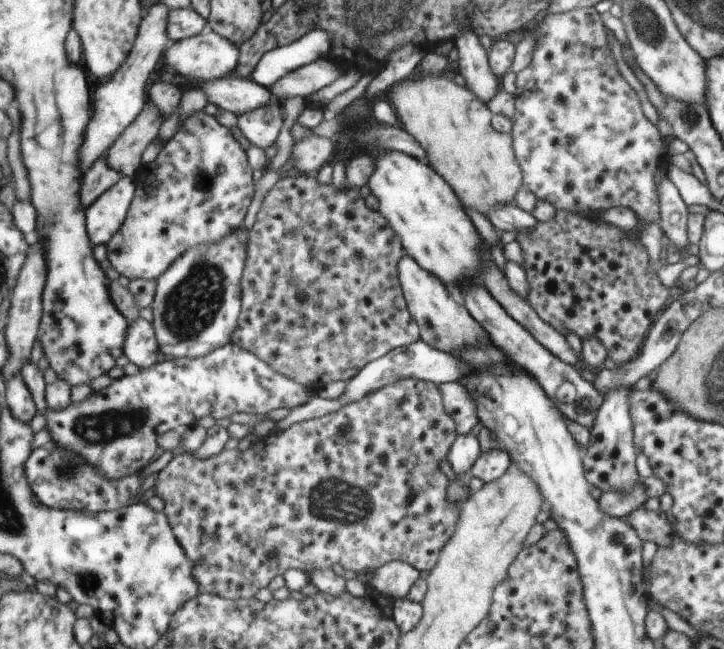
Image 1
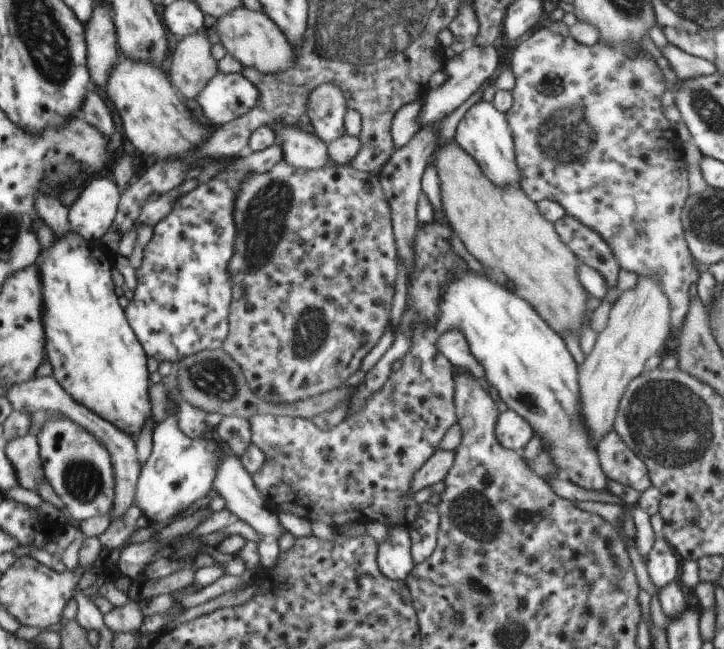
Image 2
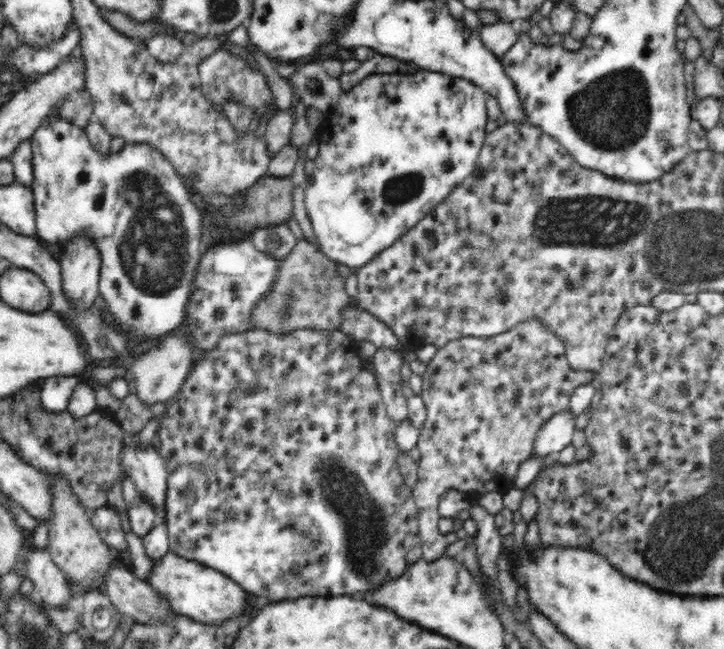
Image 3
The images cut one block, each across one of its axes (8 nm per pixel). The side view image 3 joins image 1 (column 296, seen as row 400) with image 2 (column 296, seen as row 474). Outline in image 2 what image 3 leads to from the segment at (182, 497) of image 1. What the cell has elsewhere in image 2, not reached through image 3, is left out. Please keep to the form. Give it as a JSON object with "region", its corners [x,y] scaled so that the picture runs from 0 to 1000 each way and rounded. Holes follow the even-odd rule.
{"region":[[[581,498],[573,501],[570,507],[570,533],[564,539],[562,545],[558,547],[552,569],[547,573],[540,573],[530,595],[526,595],[521,606],[512,609],[506,618],[506,622],[496,633],[492,633],[488,639],[478,641],[471,652],[457,663],[442,663],[434,655],[431,646],[402,643],[392,638],[363,639],[358,635],[341,646],[347,663],[347,684],[354,686],[366,700],[366,713],[362,716],[362,721],[347,733],[363,767],[378,770],[381,780],[387,780],[388,789],[403,790],[430,803],[448,803],[459,812],[475,810],[475,807],[489,804],[489,801],[494,801],[494,798],[525,803],[536,810],[536,814],[550,806],[555,807],[558,798],[561,798],[564,773],[566,773],[566,764],[562,758],[566,757],[568,746],[572,743],[572,733],[577,730],[584,715],[606,693],[606,684],[615,670],[615,664],[626,653],[630,653],[630,589],[624,586],[624,582],[627,582],[627,579],[624,579],[624,561],[622,561],[623,555],[619,555],[619,550],[613,549],[612,544],[606,541],[602,524],[606,524],[606,521],[599,504],[588,504]]]}

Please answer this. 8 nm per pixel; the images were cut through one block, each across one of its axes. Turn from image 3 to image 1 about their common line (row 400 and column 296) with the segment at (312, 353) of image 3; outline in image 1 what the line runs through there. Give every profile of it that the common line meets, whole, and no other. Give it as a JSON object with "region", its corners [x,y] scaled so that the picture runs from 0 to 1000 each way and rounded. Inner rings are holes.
{"region":[[[403,263],[383,279],[367,299],[355,327],[354,342],[344,356],[347,368],[343,370],[343,419],[337,419],[337,493],[331,493],[331,512],[326,512],[326,524],[320,527],[352,545],[380,575],[438,606],[454,589],[481,587],[494,578],[515,555],[523,553],[535,542],[544,541],[546,536],[564,535],[580,522],[581,508],[577,496],[568,485],[561,458],[557,455],[555,435],[551,431],[550,410],[555,399],[557,378],[552,376],[554,365],[540,350],[535,334],[525,325],[508,320],[496,291],[483,287],[481,280],[478,280],[478,291],[464,291],[460,282],[443,284],[431,268]]]}

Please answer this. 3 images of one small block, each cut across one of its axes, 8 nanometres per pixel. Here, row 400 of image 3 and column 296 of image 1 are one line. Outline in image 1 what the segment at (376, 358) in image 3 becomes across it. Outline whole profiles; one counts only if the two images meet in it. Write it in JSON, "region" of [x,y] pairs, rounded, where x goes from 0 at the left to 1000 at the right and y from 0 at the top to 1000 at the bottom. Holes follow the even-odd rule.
{"region":[[[311,530],[300,541],[276,552],[240,555],[227,550],[207,569],[195,569],[189,578],[173,579],[149,596],[145,602],[131,602],[116,618],[102,619],[88,632],[75,632],[65,618],[64,579],[51,561],[39,559],[29,573],[39,598],[47,606],[54,635],[65,644],[68,664],[75,673],[75,690],[93,692],[113,701],[122,713],[144,727],[152,740],[173,738],[195,730],[204,720],[218,696],[220,678],[235,664],[253,663],[269,656],[287,638],[298,646],[319,644],[326,636],[369,639],[374,632],[413,627],[428,615],[428,604],[421,595],[380,575],[352,545],[329,532]]]}

